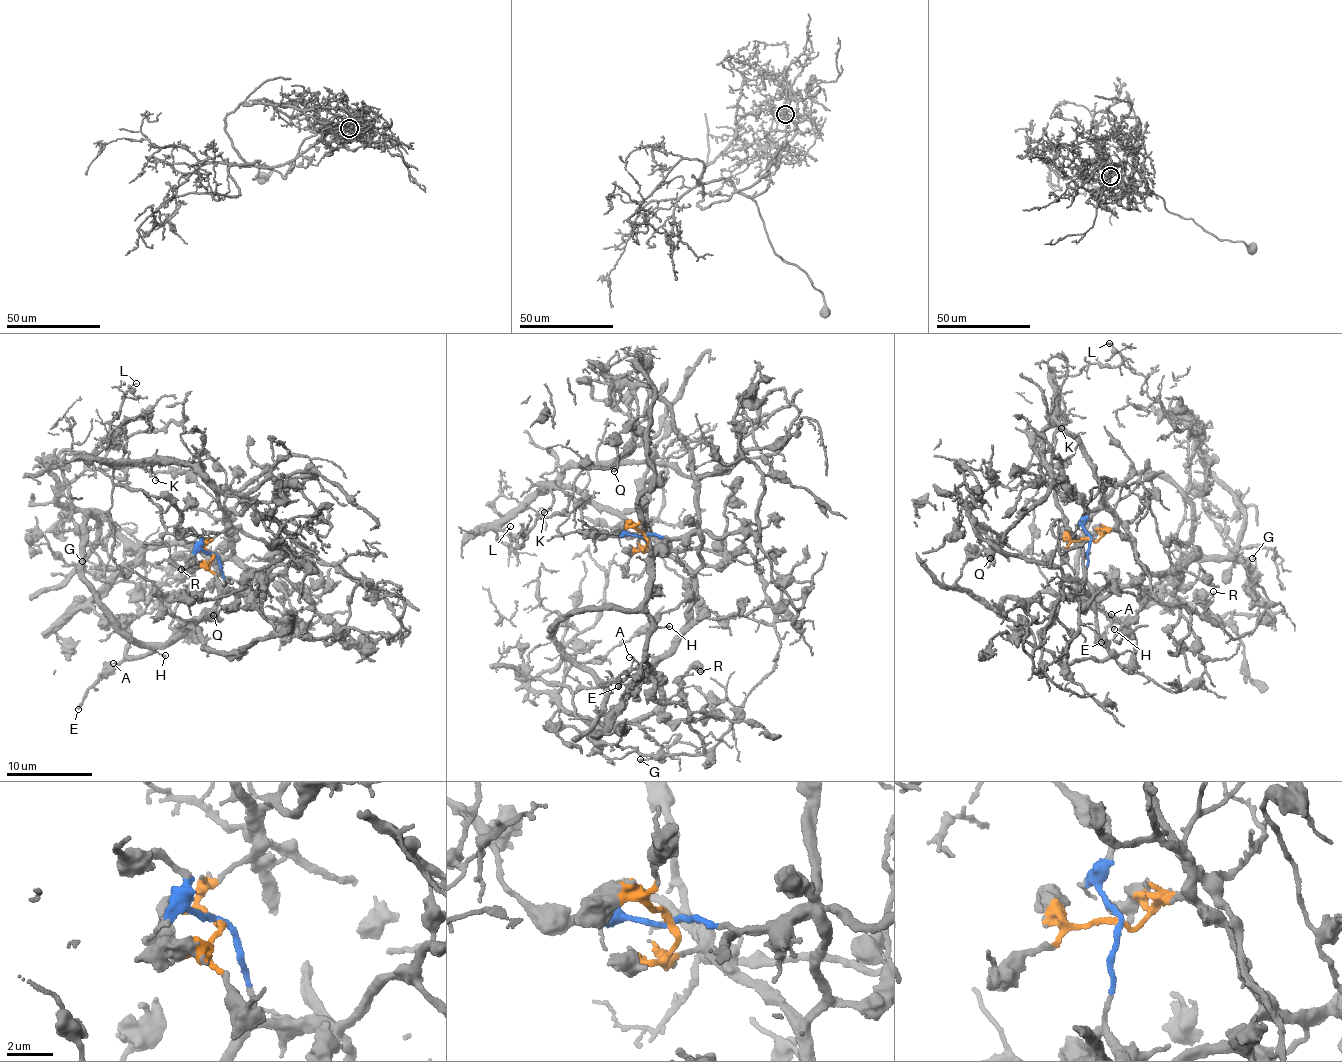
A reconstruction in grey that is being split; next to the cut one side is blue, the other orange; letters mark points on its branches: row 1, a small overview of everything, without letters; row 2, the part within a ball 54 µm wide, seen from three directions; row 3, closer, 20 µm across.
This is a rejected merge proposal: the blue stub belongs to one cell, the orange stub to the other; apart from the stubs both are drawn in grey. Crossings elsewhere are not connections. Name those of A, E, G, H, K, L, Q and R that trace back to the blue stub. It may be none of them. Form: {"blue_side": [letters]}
{"blue_side": ["A", "E", "G", "H", "Q", "R"]}

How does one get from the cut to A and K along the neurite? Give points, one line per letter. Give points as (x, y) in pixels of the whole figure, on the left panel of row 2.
A: (214, 555), (219, 562), (225, 592), (194, 625), (152, 649), (112, 663)
K: (214, 555), (208, 542), (224, 528), (227, 511), (213, 482), (198, 465), (154, 462), (148, 466), (156, 479)

